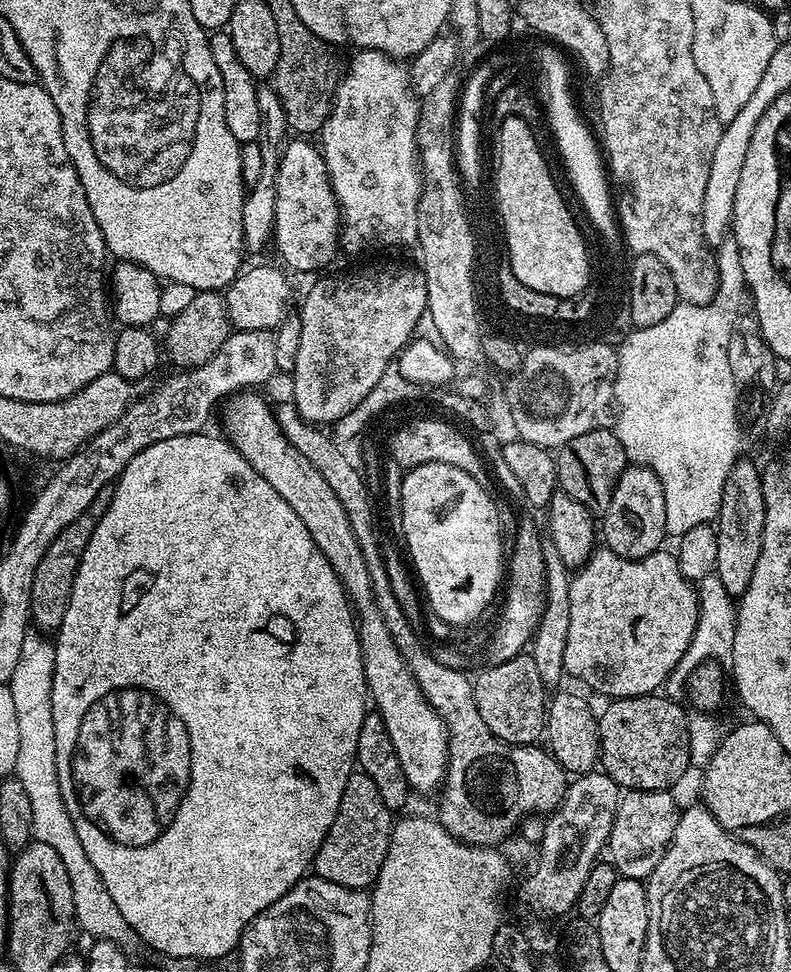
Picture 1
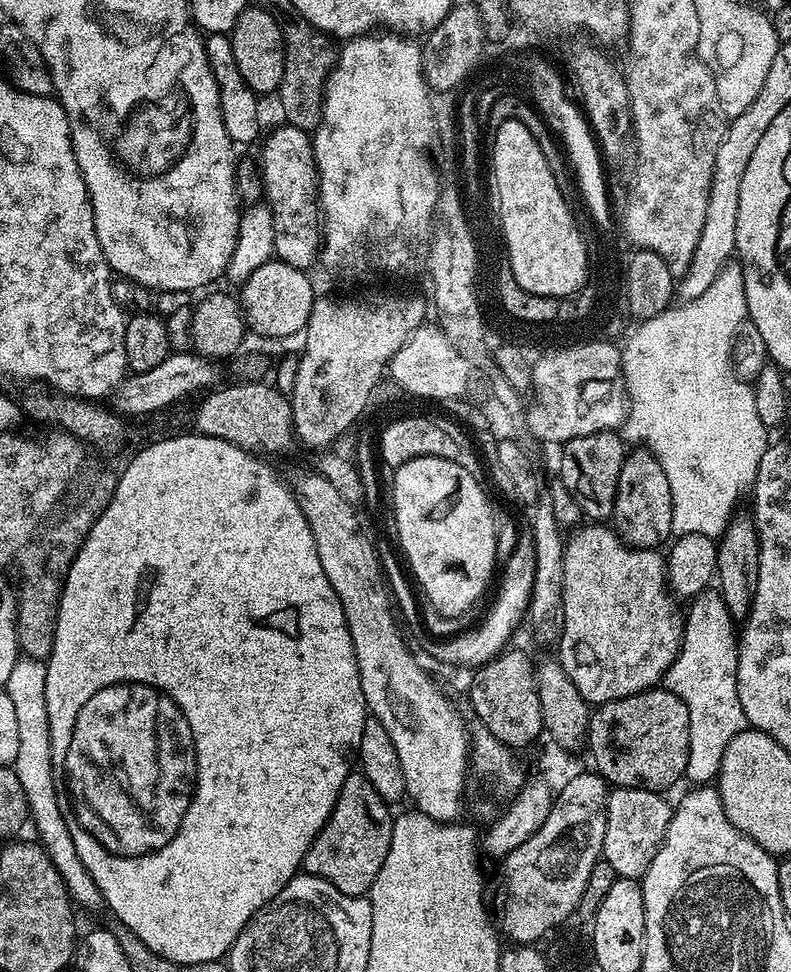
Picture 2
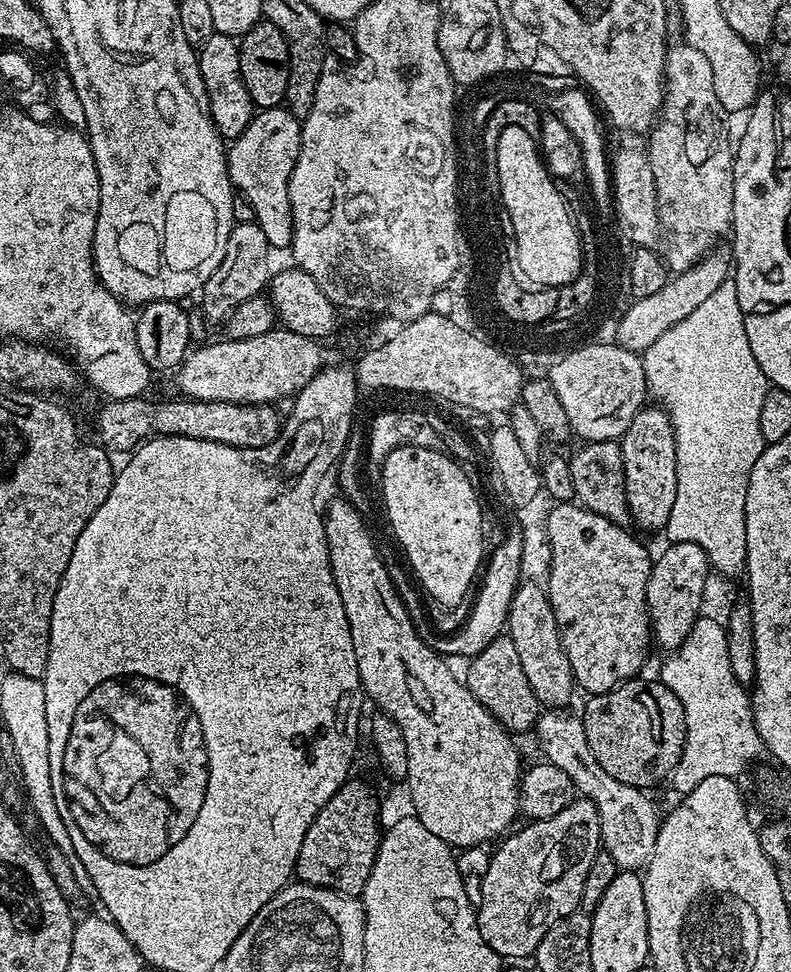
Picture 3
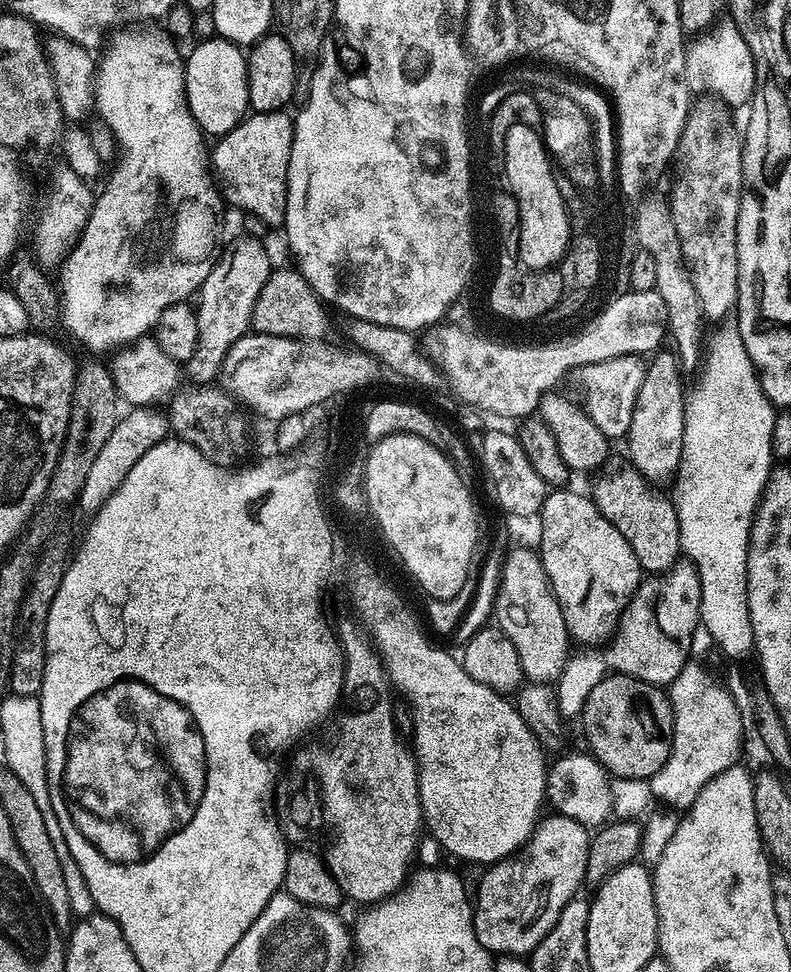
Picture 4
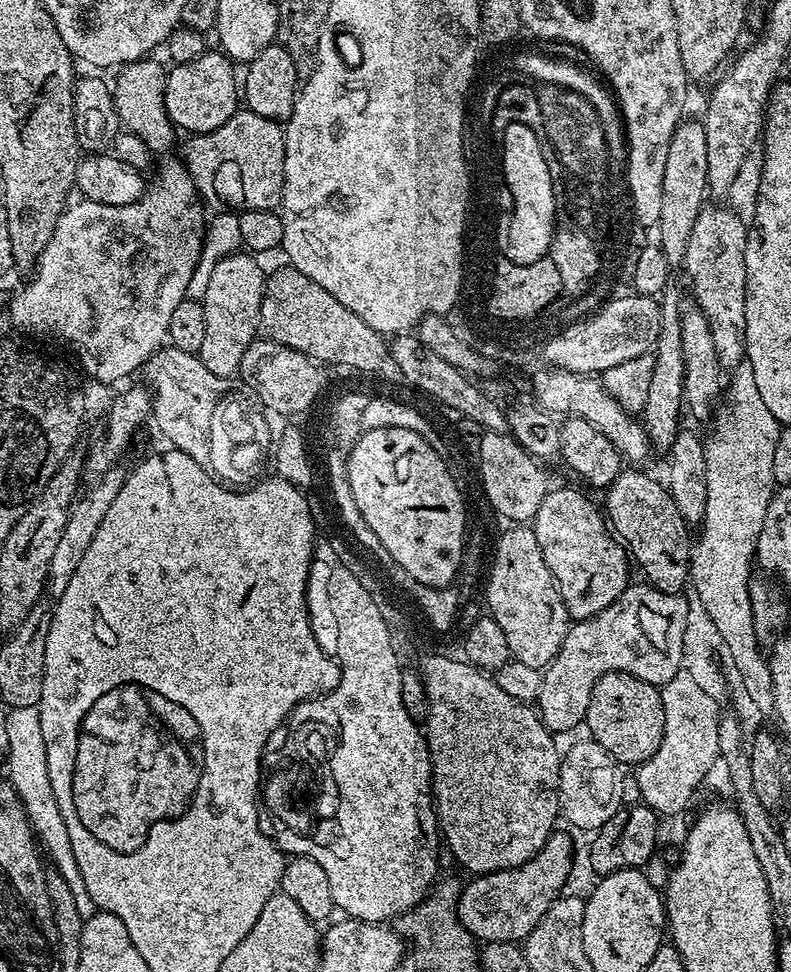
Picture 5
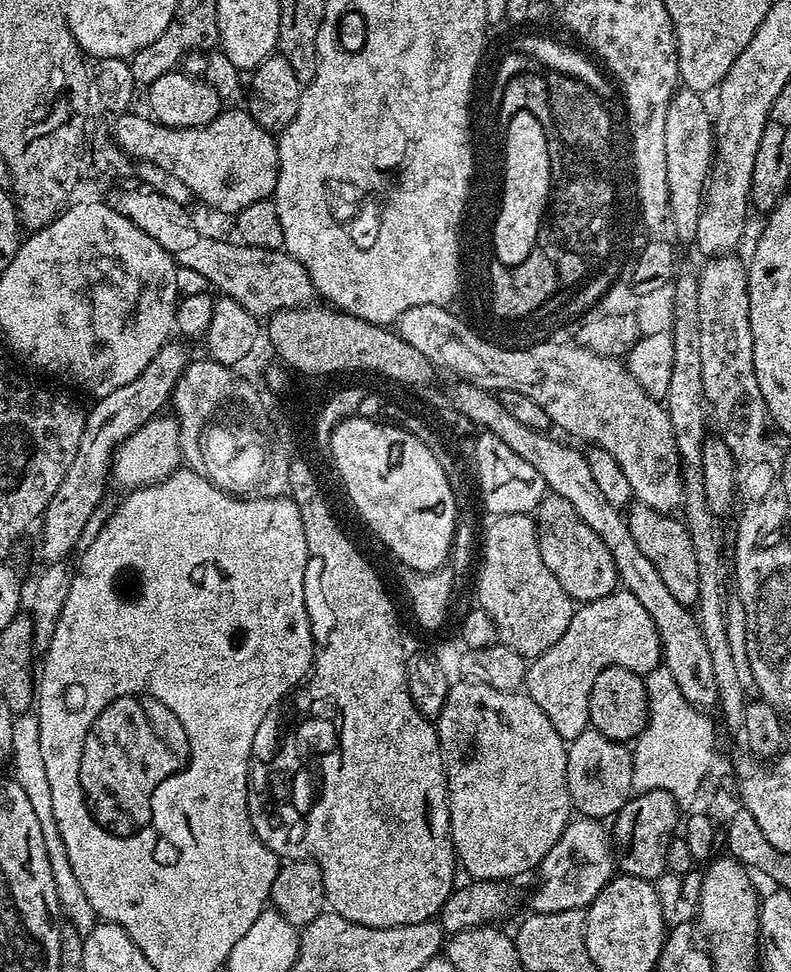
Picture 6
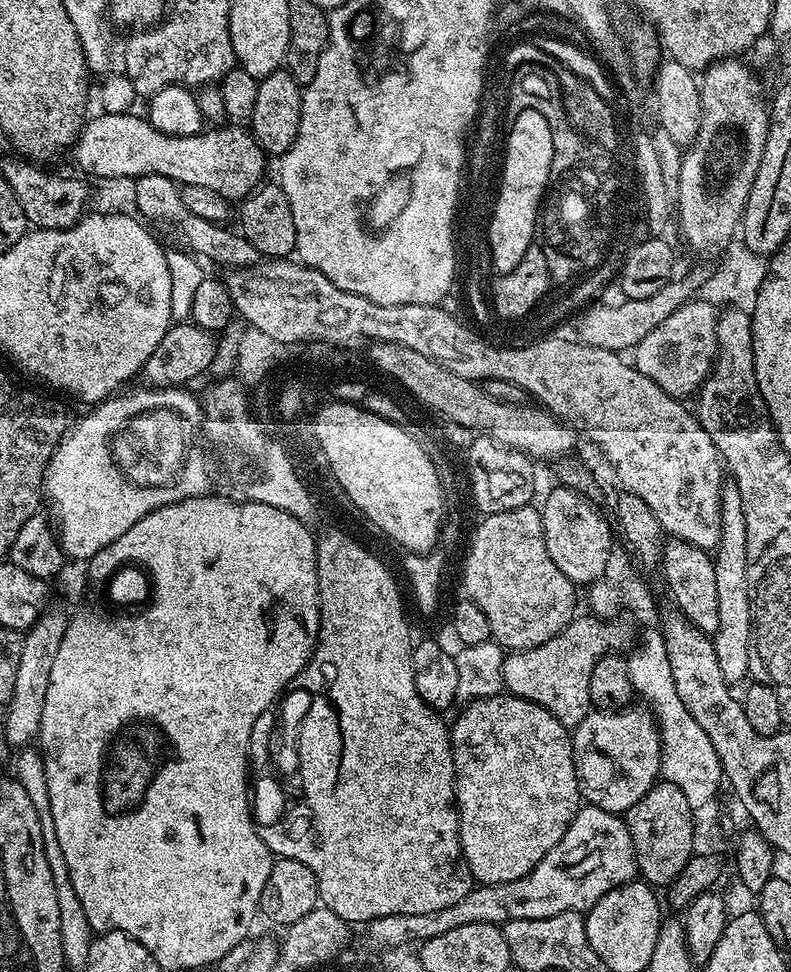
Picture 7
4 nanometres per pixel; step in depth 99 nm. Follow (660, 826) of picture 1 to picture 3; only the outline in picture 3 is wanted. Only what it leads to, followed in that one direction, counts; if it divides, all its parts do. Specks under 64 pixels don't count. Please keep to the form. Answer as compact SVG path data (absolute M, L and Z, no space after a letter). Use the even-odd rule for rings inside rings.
M544 710L536 720L534 737L544 751L543 759L547 763L566 769L575 787L590 800L598 810L598 821L601 822L601 840L603 851L614 858L617 869L640 870L647 865L654 854L654 846L658 842L658 830L662 812L656 809L649 793L643 788L628 786L610 778L602 766L598 766L598 758L590 750L586 742L584 721L579 715L571 716L568 710Z

